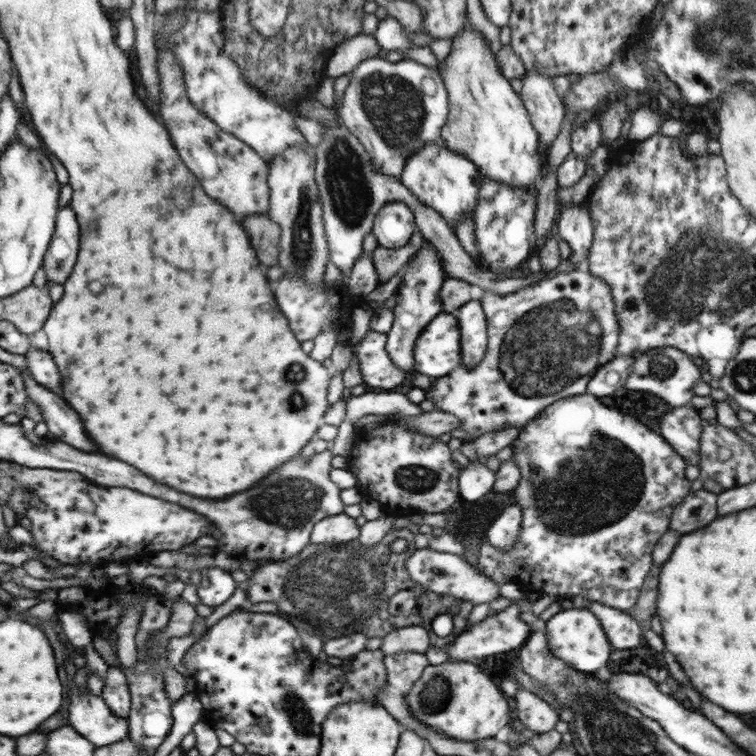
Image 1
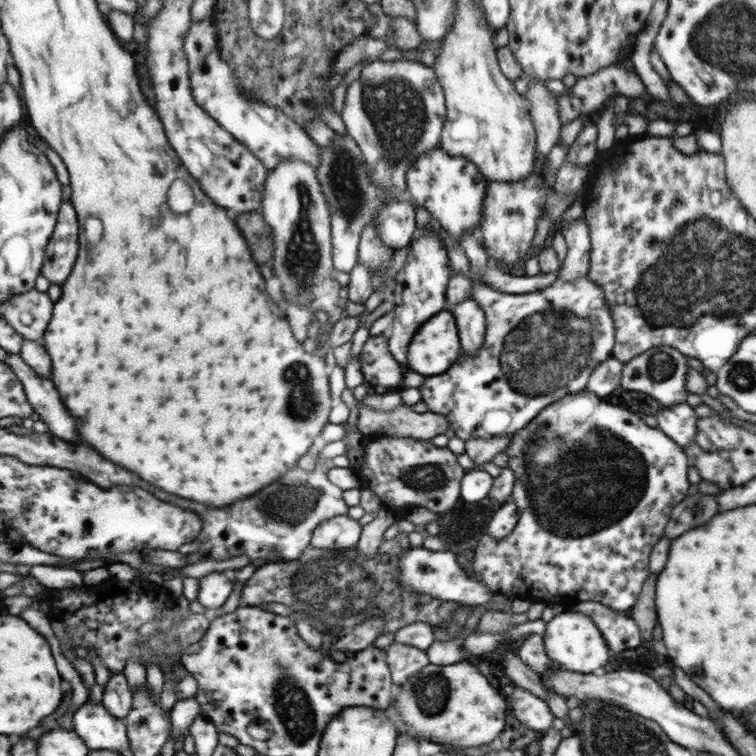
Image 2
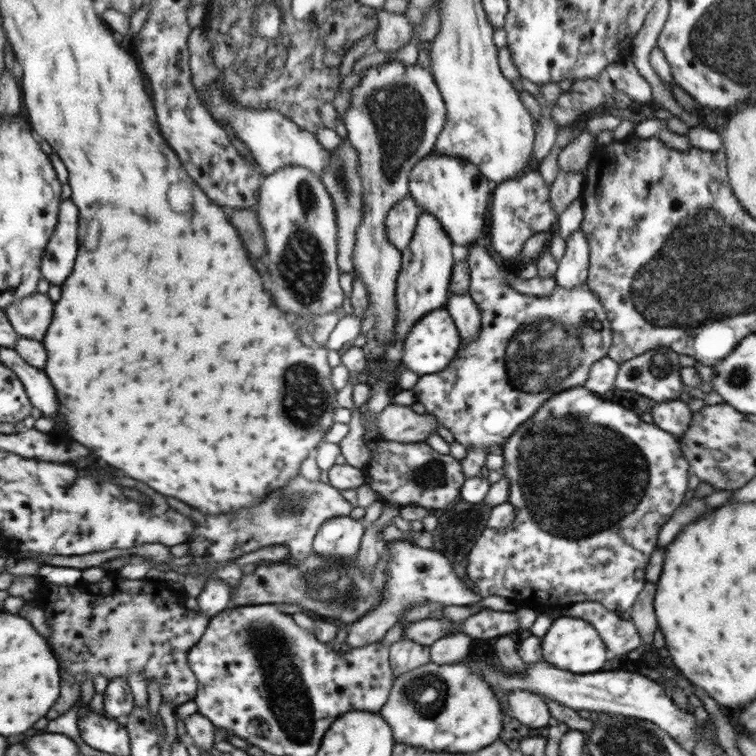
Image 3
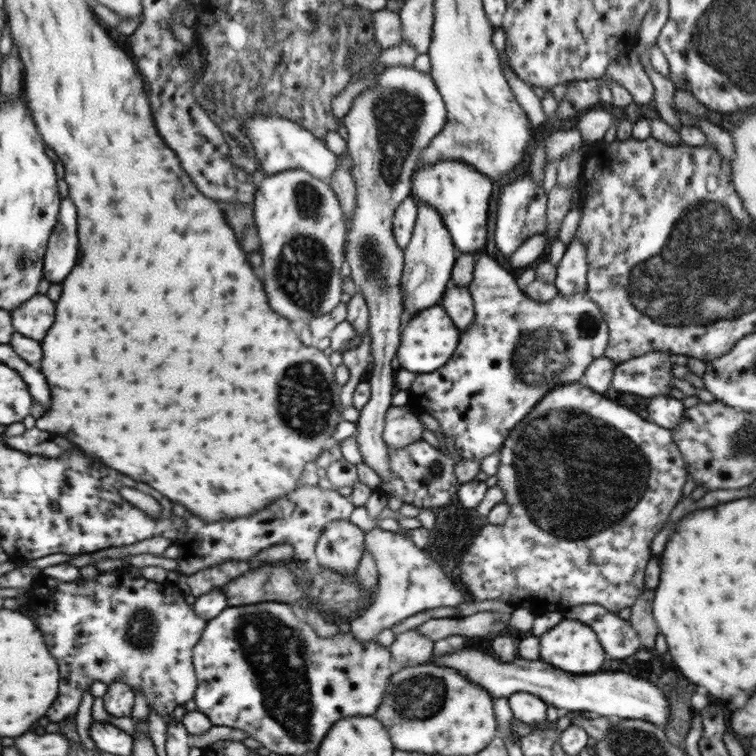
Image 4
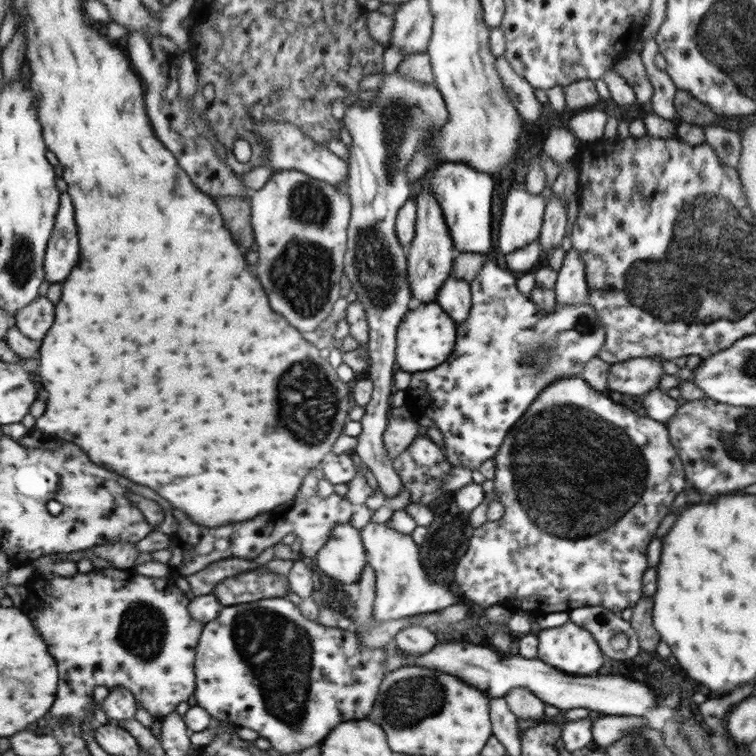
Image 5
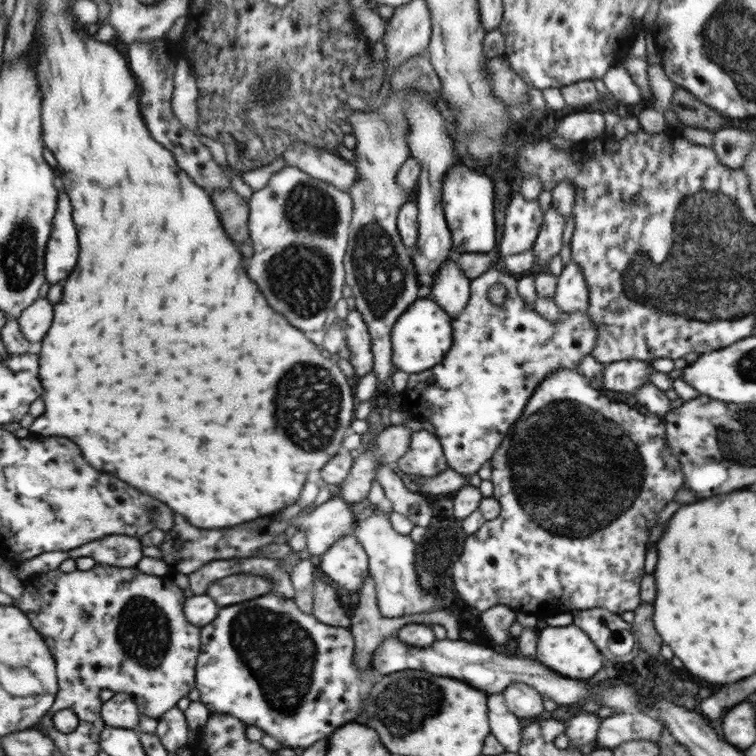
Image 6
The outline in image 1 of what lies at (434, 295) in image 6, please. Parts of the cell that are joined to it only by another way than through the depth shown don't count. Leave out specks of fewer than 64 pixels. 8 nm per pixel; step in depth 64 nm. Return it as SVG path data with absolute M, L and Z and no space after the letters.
M470 300L456 312L462 330L462 364L472 370L485 357L487 322L481 301Z

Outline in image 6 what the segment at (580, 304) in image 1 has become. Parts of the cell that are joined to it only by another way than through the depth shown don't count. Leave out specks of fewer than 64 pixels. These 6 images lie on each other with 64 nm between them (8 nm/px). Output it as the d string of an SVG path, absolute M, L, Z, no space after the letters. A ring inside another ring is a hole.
M491 265L488 270L484 271L478 278L471 281L470 296L467 305L468 306L462 310L460 316L452 318L452 322L454 322L454 342L450 348L450 352L446 354L446 357L443 358L442 362L439 362L438 365L433 366L431 369L409 374L407 388L398 395L401 398L401 408L408 413L408 416L421 420L428 420L428 422L434 426L435 433L438 434L443 441L443 447L447 453L448 466L451 466L454 472L463 474L463 476L468 476L468 484L470 484L469 478L472 474L476 474L478 470L482 468L482 464L487 460L490 460L494 452L496 452L496 449L503 444L507 430L513 428L513 424L518 420L518 417L526 408L527 402L534 396L536 388L544 382L545 378L548 378L550 374L554 373L556 369L564 368L578 370L579 362L582 358L591 355L592 352L594 352L594 348L596 344L598 344L599 333L598 323L594 322L594 319L591 318L591 314L589 314L588 310L570 314L562 313L557 322L552 322L551 319L545 319L540 314L538 308L530 309L530 307L525 305L524 299L517 291L516 280L512 277L512 274L502 273L495 269L493 265ZM494 284L503 284L504 288L508 291L508 296L506 296L504 304L500 304L500 306L490 304L490 300L488 300L488 290L490 290L490 286L494 286Z

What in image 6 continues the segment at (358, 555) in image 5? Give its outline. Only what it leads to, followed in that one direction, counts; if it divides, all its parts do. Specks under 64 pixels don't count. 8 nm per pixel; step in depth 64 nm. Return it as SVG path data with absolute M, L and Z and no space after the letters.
M354 530L316 559L317 570L329 581L350 591L360 590L370 574L369 557Z

